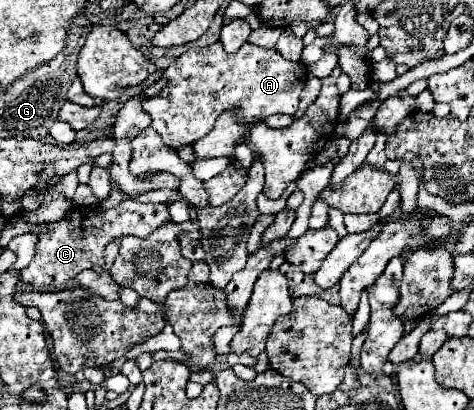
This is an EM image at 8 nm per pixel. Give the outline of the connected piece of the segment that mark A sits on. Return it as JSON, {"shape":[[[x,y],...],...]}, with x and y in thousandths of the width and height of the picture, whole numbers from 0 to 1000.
{"shape":[[[466,102],[432,117],[399,117],[348,176],[357,210],[331,239],[302,249],[319,278],[319,307],[344,346],[373,366],[386,351],[407,351],[454,307],[454,293],[475,268],[496,268],[500,293],[538,298],[572,278],[627,273],[631,229],[648,195],[648,166],[635,151],[614,151],[589,137],[584,122],[559,122],[538,107],[513,107],[504,127],[483,132]]]}

